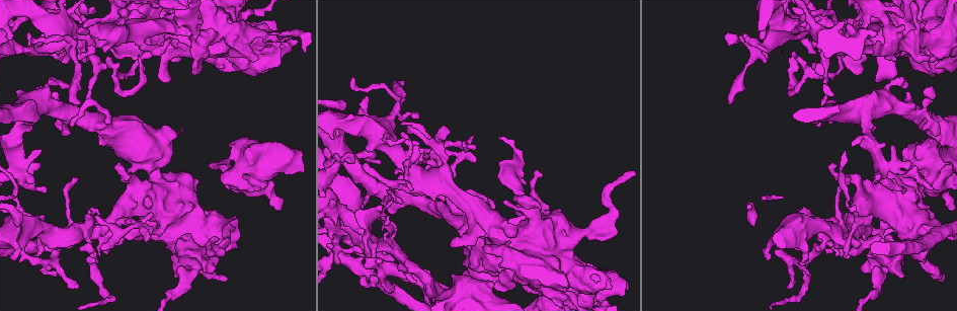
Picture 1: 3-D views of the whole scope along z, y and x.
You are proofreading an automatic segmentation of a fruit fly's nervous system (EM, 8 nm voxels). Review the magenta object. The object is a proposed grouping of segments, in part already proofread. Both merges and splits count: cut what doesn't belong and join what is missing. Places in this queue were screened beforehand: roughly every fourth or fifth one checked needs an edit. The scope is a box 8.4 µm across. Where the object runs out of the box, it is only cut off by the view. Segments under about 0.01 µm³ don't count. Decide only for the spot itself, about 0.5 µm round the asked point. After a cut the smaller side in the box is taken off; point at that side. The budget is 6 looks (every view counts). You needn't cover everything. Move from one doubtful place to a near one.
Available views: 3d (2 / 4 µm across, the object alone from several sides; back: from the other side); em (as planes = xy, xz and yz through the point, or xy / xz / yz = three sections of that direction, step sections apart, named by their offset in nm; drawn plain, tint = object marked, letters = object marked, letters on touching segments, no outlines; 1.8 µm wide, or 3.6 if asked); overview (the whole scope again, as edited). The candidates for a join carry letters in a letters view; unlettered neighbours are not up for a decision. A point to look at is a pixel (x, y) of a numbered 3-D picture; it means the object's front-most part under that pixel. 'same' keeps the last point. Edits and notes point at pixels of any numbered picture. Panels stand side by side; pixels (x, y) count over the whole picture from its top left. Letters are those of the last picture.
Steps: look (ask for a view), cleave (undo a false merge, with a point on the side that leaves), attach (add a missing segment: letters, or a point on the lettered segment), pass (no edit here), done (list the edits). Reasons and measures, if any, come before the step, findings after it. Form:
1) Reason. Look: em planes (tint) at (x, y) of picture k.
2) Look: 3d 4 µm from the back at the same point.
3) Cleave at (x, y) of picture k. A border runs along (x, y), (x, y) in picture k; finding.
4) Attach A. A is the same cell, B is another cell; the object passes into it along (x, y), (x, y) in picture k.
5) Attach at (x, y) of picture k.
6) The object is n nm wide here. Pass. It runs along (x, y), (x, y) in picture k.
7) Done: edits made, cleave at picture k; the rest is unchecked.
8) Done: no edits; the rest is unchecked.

Calibre changes. Look: em 3.6 µm yz step 4 (letters) at (245, 161) of picture 1.

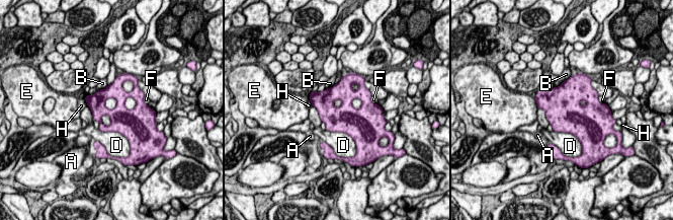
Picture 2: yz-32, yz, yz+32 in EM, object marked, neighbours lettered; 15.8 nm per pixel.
Pass. A, B, D, E, F and H are other cells; a border runs along (107, 84), (97, 90) in picture 2; all the same neuron.

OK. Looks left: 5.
Closes a loop. Look: 3d 4 µm at (254, 51) of picture 1.

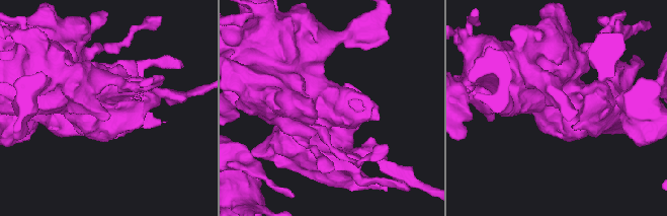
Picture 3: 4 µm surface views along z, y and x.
Look: em 3.6 µm planes (letters) at (106, 106) of picture 3.

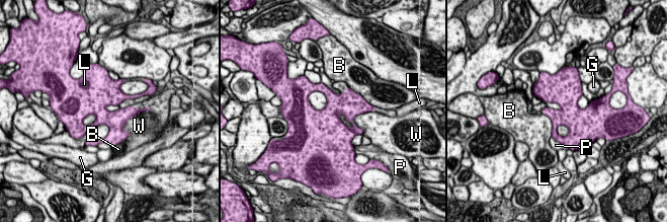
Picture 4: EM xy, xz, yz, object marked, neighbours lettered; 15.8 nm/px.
Pass. B, G, L, P and W are other cells; a border runs along (542, 113), (552, 123), (552, 137) in picture 4; continuous, no second neuron.

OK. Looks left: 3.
Look: 3d 4 µm at (906, 28) of picture 1.

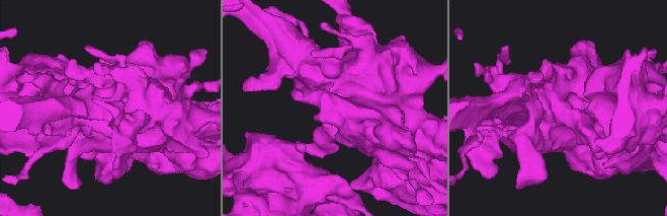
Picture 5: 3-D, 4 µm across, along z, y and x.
Need the tissue. Look: em 3.6 µm yz step 4 (tint) at (558, 110) of picture 5.

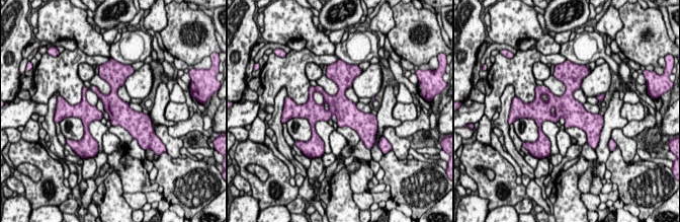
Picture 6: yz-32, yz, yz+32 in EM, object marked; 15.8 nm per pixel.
Look: em 3.6 µm planes (letters) at the same point.

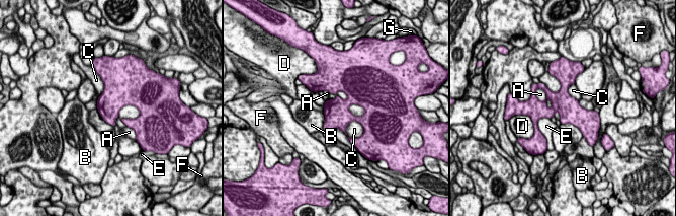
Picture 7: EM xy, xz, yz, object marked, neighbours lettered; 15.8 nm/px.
Pass. A, B, C, D, E, F and G are other cells; a border runs along (537, 87), (536, 96), (542, 101) in picture 7; no lettered segment goes on from it.

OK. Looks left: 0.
Done: no edits; the rest is unchecked.

